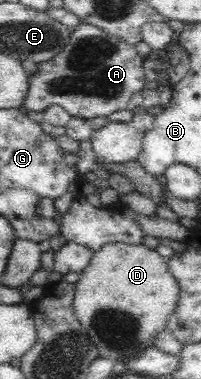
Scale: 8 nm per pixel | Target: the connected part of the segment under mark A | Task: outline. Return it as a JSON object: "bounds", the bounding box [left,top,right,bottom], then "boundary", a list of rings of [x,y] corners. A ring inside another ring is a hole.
{"bounds":[25,23,145,120],"boundary":[[[79,23],[69,35],[67,44],[52,59],[39,63],[39,71],[29,75],[25,96],[27,112],[42,112],[52,105],[61,106],[71,117],[92,120],[109,117],[113,112],[126,110],[135,92],[145,88],[143,57],[135,45],[103,29]]]}

